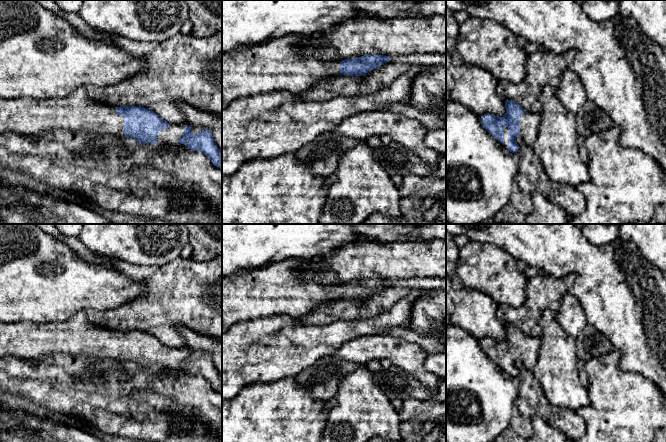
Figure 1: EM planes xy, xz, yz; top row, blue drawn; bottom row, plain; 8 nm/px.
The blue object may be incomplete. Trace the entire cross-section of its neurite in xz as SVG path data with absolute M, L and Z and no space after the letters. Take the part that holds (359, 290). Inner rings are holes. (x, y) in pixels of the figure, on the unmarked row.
M286 259L243 274L222 275L222 332L232 325L278 314L299 318L316 307L338 299L362 300L390 285L389 280L373 278L334 285L305 278L298 259Z

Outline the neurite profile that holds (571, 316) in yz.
M569 292L561 302L556 320L573 338L576 338L587 324L586 314L580 301Z

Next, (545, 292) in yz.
M536 275L527 279L525 302L519 308L499 305L497 317L501 322L512 324L527 336L541 338L540 317L544 310L550 309L557 315L565 294L573 287L576 275L563 277Z

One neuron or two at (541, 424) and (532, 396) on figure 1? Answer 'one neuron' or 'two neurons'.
two neurons

